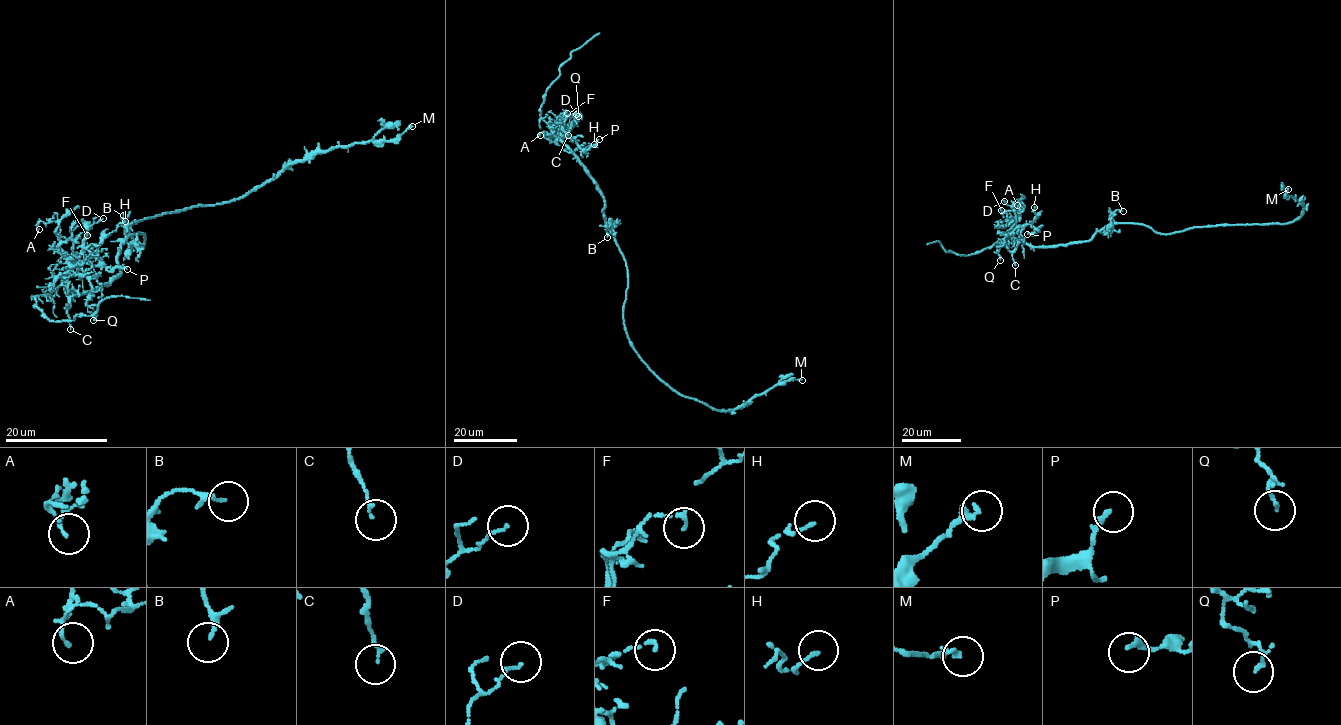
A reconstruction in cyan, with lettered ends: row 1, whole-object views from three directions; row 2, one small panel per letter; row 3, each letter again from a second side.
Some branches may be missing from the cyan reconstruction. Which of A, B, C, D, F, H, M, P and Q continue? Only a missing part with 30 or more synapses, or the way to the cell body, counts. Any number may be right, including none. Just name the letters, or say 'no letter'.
no letter

